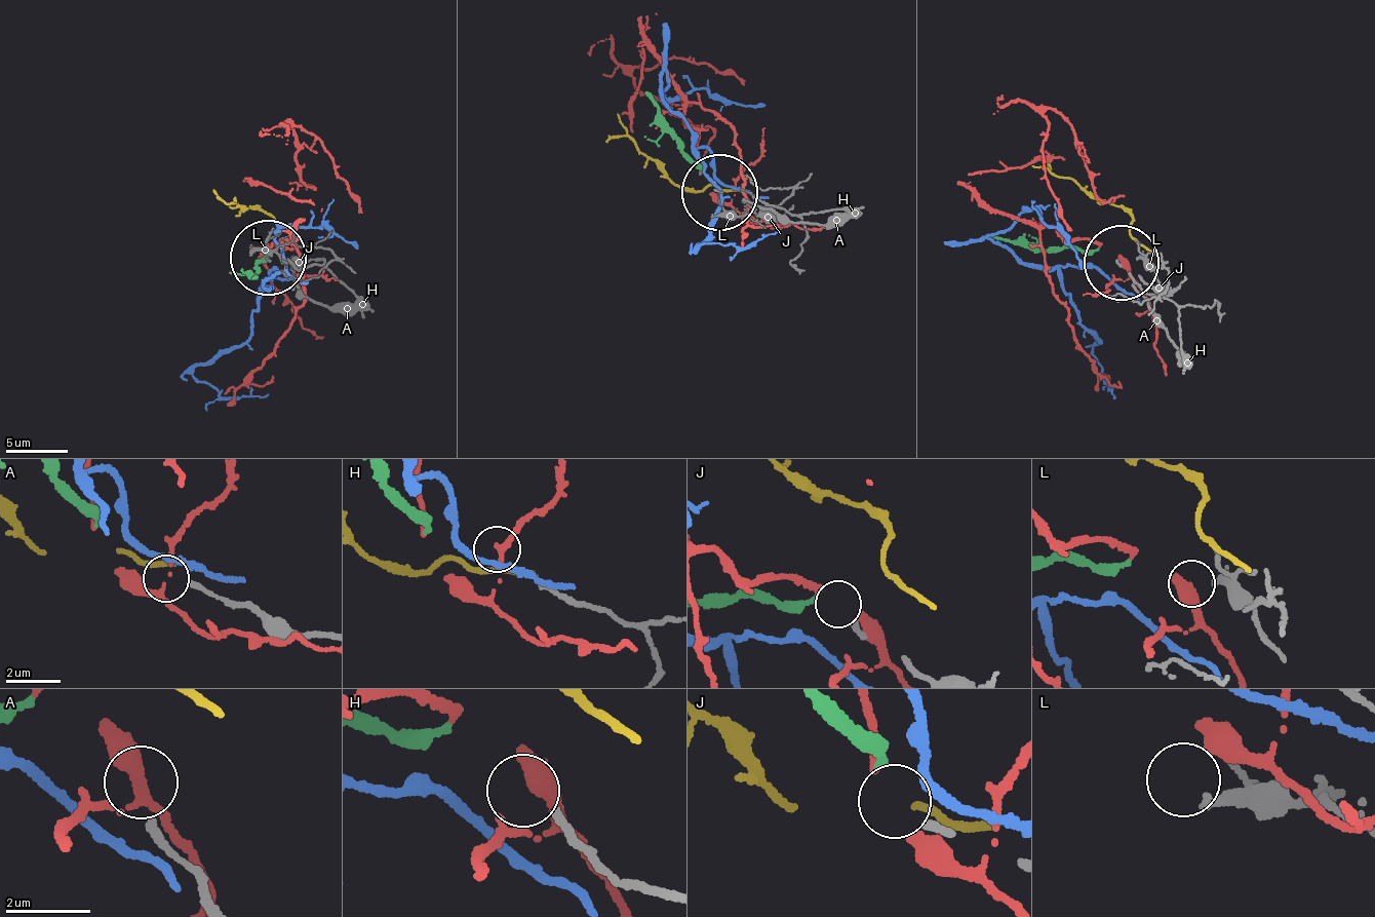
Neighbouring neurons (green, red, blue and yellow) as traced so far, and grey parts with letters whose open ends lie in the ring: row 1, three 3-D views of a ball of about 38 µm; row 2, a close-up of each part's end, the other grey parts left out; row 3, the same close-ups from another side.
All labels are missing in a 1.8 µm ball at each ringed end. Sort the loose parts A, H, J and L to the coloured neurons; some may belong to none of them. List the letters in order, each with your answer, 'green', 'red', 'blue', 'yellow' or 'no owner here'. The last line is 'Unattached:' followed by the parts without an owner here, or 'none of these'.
A: no owner here
H: no owner here
J: no owner here
L: no owner here
Unattached: A, H, J, L

